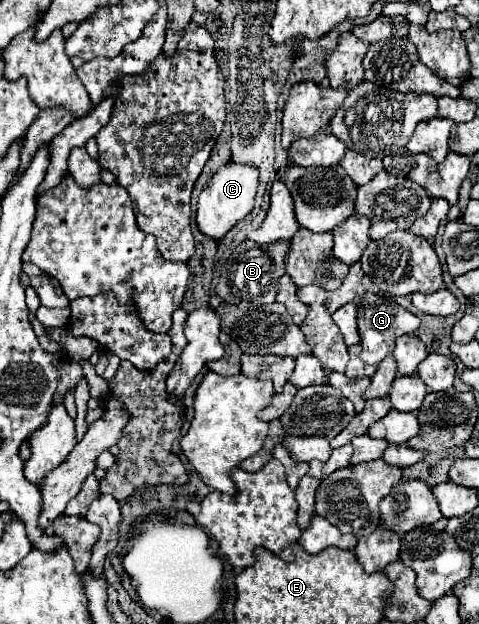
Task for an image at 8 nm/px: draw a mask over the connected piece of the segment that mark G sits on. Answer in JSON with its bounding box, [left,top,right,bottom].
[356,292,420,364]

